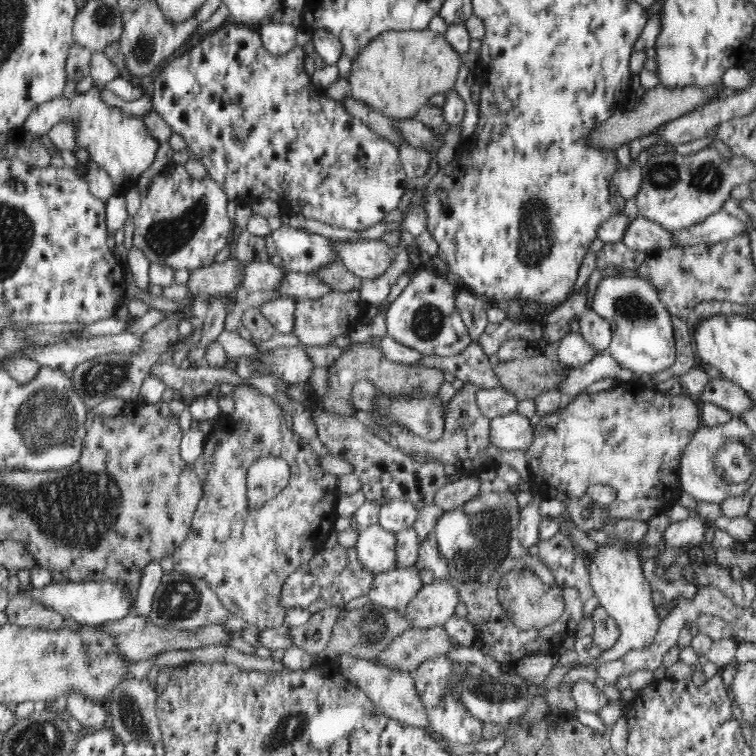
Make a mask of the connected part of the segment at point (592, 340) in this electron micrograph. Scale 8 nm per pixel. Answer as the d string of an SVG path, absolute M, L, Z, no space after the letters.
M590 309L580 315L580 334L597 352L605 352L611 343L611 322Z

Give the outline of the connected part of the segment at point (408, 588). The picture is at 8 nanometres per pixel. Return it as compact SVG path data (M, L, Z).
M413 566L375 573L369 592L370 602L392 610L404 610L422 586L420 573Z

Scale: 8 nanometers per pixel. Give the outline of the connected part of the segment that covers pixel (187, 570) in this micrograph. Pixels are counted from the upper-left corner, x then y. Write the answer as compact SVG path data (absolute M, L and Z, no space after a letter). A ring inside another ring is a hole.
M248 384L236 386L232 396L234 412L218 416L217 423L206 434L202 456L193 464L202 483L203 495L198 501L188 536L172 555L173 570L204 580L230 611L234 622L246 624L250 630L258 626L261 633L284 625L287 609L279 605L283 582L302 565L308 564L316 551L331 543L333 524L339 517L336 511L339 491L336 475L319 468L317 453L304 438L286 427L285 413L272 396ZM266 455L279 456L288 461L290 480L266 505L250 509L246 496L247 470L256 459Z

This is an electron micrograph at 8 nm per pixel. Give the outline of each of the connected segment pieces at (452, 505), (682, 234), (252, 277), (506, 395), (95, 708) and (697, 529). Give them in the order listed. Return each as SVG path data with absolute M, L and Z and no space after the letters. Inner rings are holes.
M461 476L458 480L447 482L437 490L433 504L446 511L452 511L467 504L480 494L480 477Z
M720 210L706 217L700 224L690 225L690 228L670 231L678 246L706 244L732 240L736 236L748 233L746 224L738 217L730 215L727 211Z
M270 261L250 262L244 268L244 289L248 293L278 290L280 281L284 280L286 271L277 268Z
M501 386L478 389L476 391L476 402L479 413L489 419L513 413L519 403L511 392L503 390Z
M73 691L65 701L67 713L76 719L83 727L96 728L109 723L109 714L103 703L95 703L82 695L82 692Z
M689 516L684 520L670 523L663 532L663 544L672 548L685 545L699 545L704 541L706 523L696 516Z

